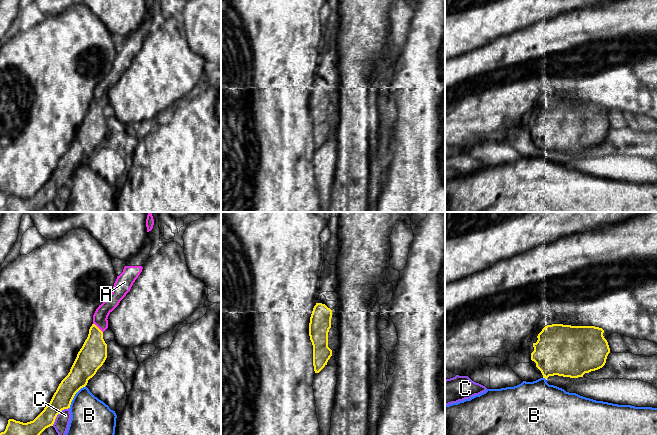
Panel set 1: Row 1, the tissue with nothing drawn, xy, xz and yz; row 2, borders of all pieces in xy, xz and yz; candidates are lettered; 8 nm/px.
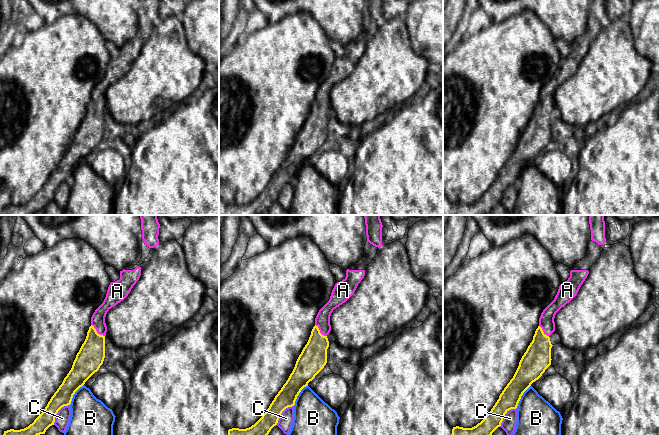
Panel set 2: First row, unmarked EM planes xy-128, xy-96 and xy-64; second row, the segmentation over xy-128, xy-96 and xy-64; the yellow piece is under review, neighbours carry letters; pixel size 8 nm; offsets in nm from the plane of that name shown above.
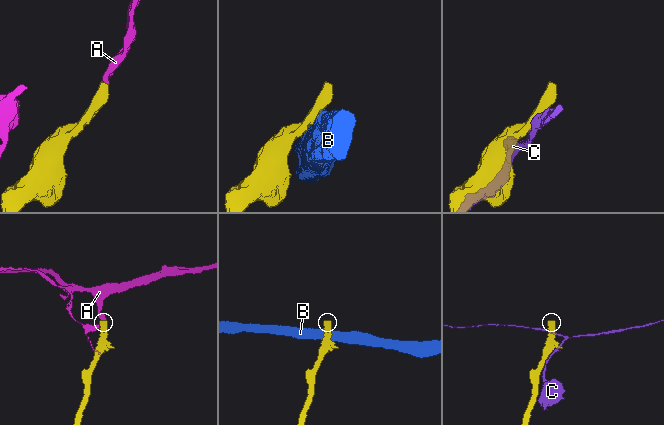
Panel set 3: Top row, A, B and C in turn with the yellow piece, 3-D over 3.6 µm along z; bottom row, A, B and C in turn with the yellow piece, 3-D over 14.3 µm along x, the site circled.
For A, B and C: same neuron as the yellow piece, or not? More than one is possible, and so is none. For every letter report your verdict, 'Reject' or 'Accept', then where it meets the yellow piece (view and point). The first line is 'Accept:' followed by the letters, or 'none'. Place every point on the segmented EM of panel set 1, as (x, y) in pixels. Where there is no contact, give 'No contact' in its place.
Accept: A
A: Accept. Touches yellow at xy (98, 328)
B: Reject. Touches yellow at xy (74, 395)
C: Reject. Touches yellow at xy (57, 414)

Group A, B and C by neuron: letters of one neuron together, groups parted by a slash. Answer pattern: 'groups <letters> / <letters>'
groups A / B / C

